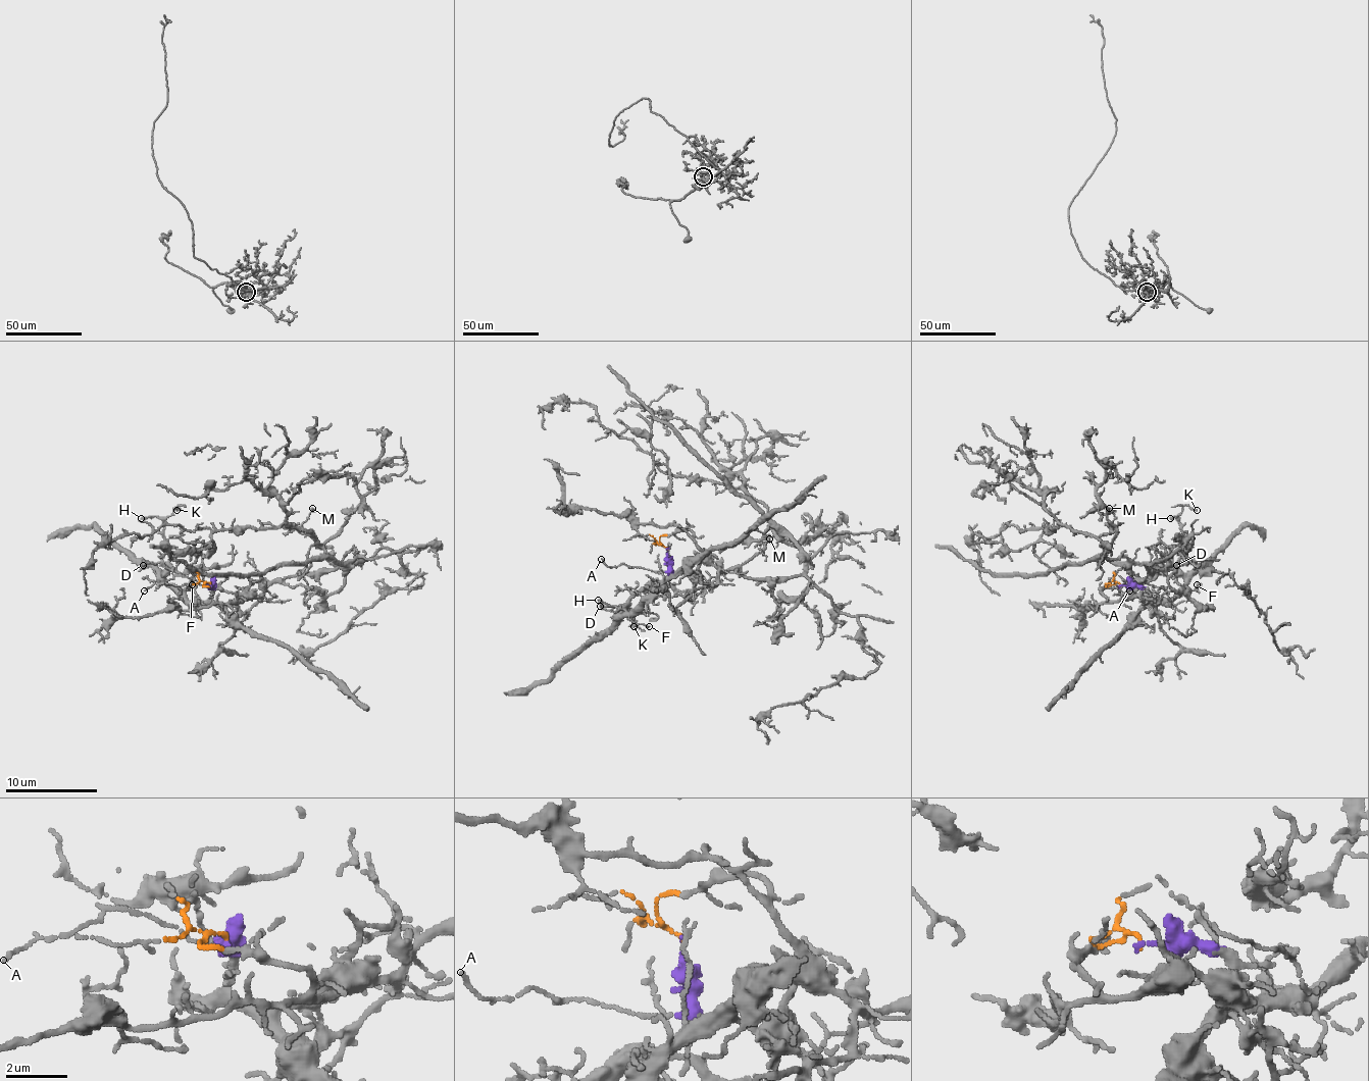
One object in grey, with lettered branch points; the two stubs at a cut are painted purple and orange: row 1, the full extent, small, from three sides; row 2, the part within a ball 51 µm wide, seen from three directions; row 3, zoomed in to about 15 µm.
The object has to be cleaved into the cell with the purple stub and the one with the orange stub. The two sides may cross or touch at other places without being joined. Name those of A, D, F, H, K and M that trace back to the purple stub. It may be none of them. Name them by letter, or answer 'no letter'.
A, D, F, H, K

